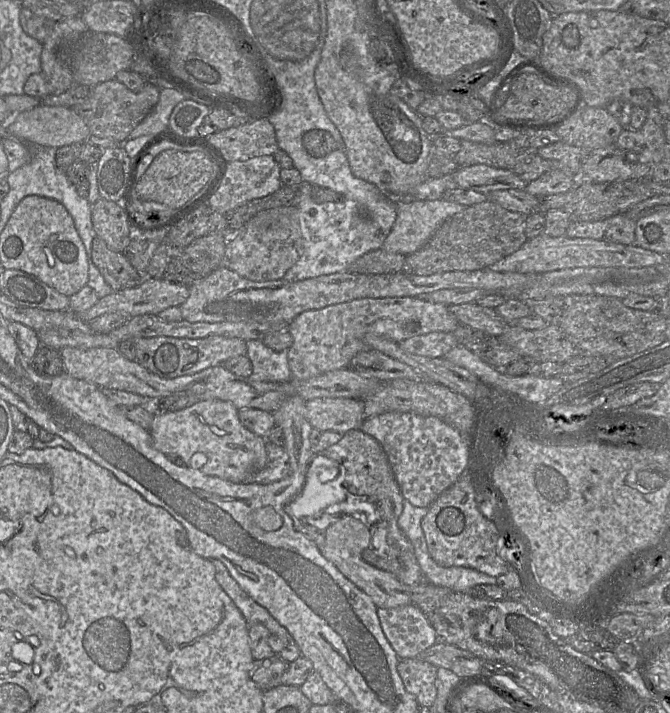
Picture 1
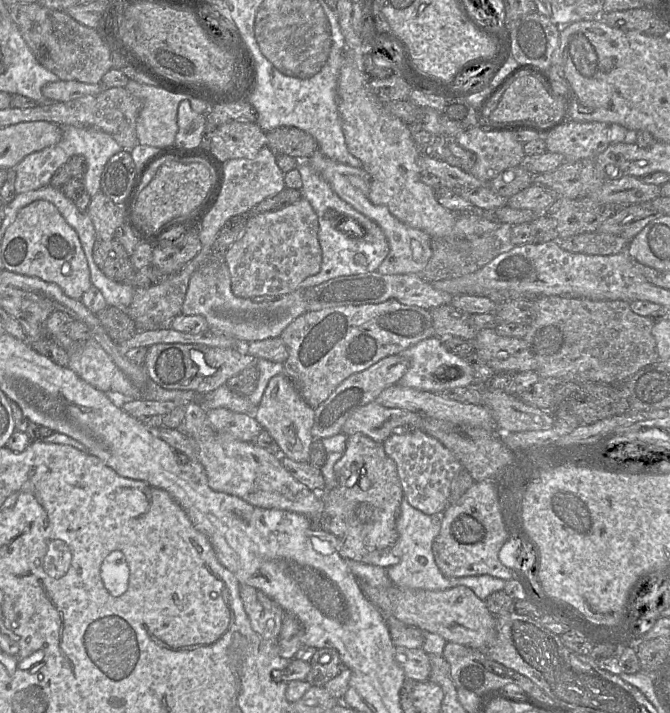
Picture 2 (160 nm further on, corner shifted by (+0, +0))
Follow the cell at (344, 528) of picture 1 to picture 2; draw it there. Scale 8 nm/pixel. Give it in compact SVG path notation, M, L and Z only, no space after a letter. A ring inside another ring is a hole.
M395 584L388 588L362 585L362 592L383 615L394 616L405 624L439 634L447 642L481 649L494 644L497 636L497 617L490 612L485 600L481 600L470 588L465 586L433 591L402 588Z

